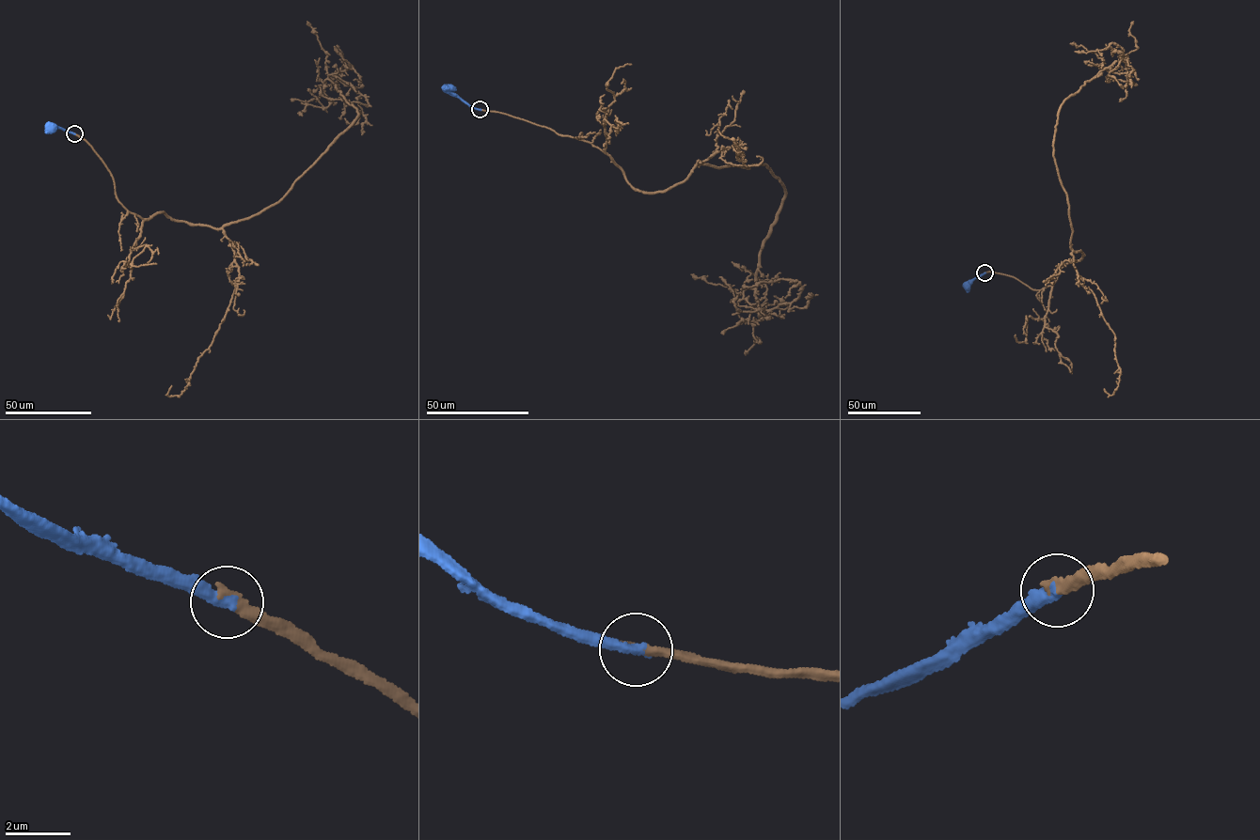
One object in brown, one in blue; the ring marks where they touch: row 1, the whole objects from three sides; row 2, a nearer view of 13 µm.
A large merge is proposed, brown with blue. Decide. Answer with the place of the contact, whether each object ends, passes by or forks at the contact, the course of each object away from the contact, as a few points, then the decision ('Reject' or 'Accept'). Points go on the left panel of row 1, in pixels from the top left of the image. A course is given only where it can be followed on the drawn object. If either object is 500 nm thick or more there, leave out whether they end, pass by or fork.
Place: (74, 133). At the ring brown ends. At the ring blue ends. Course of brown: (74, 133), (130, 212), (219, 228), (273, 206), (356, 116), (339, 80), (368, 103), (344, 118). Course of blue: (74, 133), (54, 124), (50, 126). Accept

